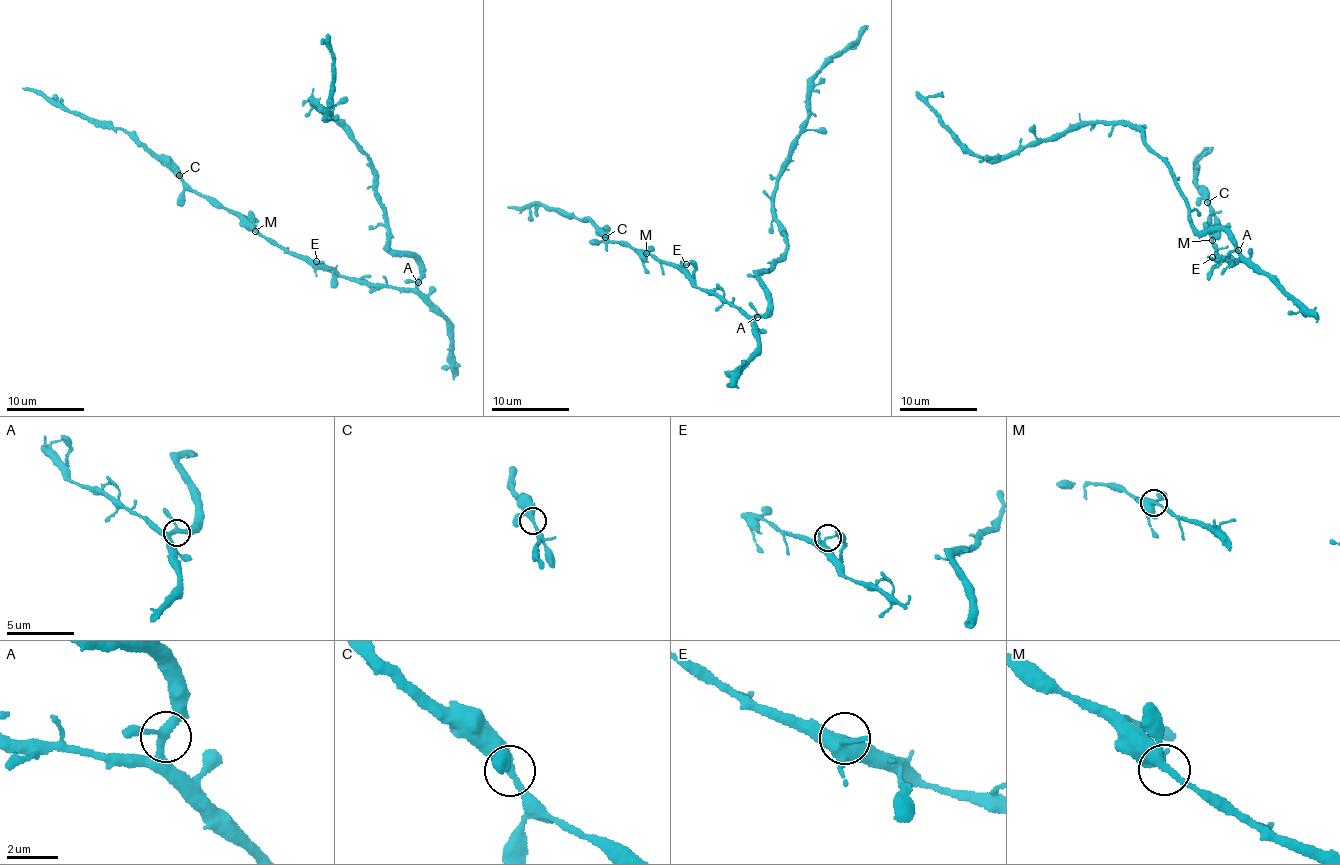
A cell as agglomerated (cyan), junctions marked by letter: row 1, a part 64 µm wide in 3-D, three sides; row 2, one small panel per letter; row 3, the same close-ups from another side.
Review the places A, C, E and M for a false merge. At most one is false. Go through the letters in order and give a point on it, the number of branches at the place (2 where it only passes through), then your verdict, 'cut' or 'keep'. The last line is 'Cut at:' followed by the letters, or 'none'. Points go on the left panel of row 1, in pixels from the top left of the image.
A: (418, 282) | 3 | keep
C: (179, 175) | 3 | keep
E: (316, 261) | 3 | keep
M: (255, 231) | 3 | keep
Cut at: none

